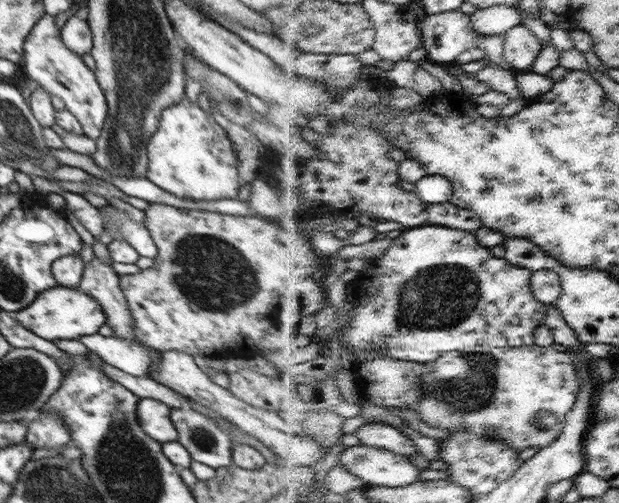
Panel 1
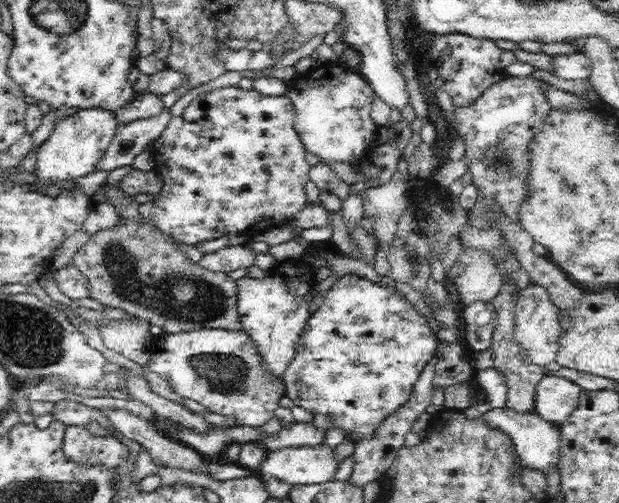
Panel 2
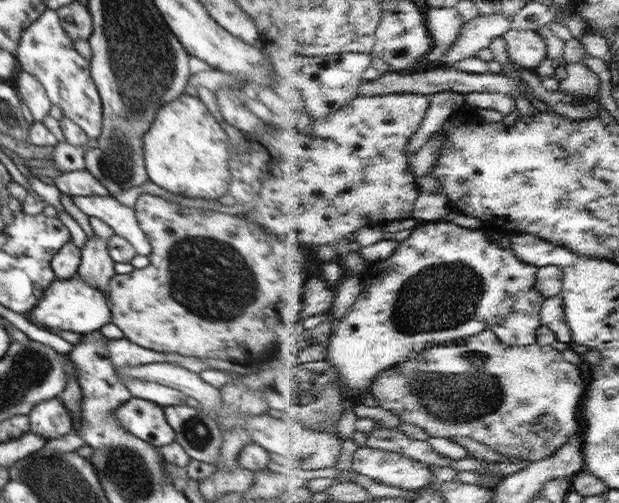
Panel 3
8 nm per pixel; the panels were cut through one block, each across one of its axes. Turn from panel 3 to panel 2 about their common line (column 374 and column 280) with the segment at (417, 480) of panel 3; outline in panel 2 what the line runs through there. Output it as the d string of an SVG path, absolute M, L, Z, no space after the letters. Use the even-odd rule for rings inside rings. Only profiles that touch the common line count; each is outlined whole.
M325 442L320 446L286 446L274 451L268 451L261 469L258 471L264 480L274 477L291 485L319 485L336 478L340 468L340 458L336 456L336 446L328 446Z

